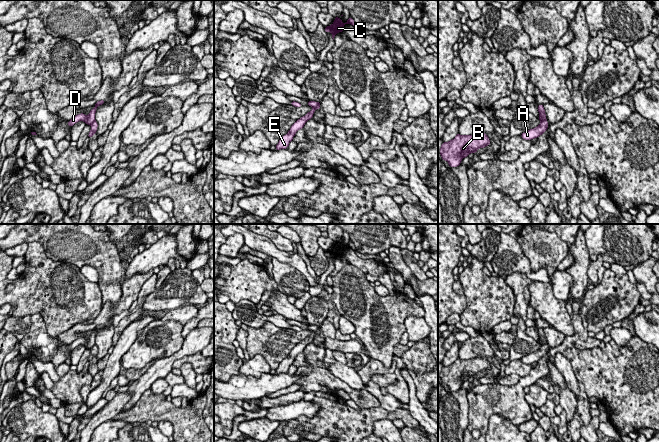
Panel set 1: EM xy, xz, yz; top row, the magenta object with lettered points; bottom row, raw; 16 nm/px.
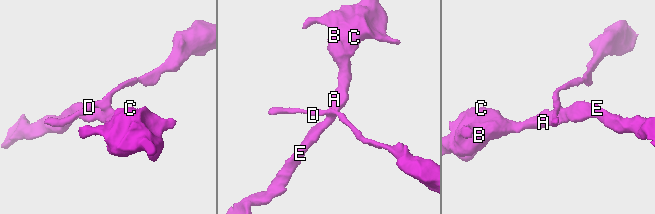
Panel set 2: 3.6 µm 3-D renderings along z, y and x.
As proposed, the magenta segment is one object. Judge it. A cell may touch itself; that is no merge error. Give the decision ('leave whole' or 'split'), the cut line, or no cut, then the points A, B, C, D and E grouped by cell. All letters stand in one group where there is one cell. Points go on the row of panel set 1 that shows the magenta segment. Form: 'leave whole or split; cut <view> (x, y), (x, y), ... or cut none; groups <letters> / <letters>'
split; cut yz (545, 119), (540, 122); groups A B C E / D

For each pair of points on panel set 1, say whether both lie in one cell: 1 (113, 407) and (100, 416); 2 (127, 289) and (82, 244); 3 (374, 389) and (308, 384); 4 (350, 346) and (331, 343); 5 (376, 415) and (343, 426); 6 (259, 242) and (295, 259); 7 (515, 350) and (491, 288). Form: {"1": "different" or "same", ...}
{"1": "same", "2": "different", "3": "different", "4": "same", "5": "same", "6": "same", "7": "different"}

